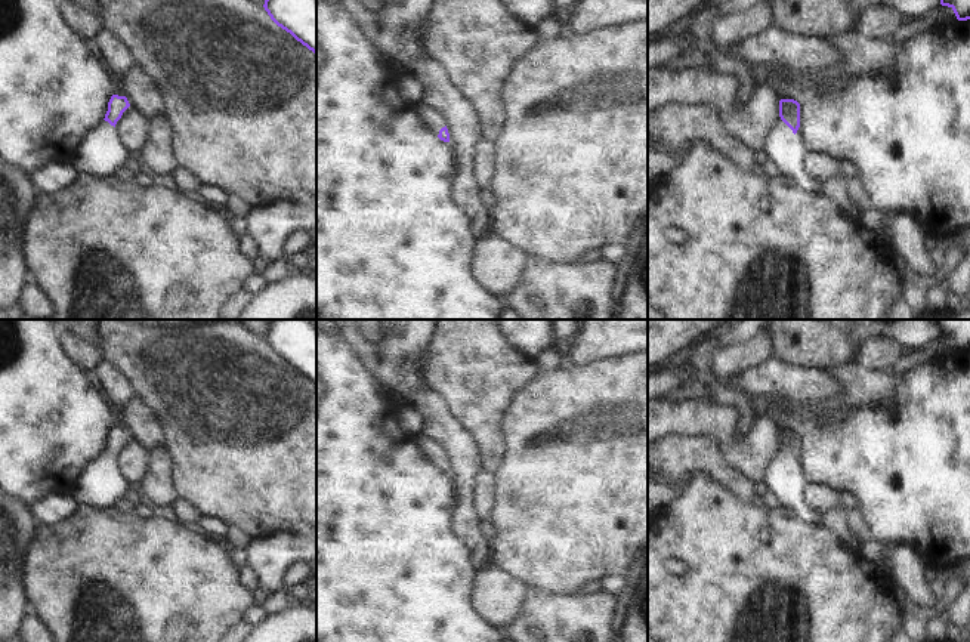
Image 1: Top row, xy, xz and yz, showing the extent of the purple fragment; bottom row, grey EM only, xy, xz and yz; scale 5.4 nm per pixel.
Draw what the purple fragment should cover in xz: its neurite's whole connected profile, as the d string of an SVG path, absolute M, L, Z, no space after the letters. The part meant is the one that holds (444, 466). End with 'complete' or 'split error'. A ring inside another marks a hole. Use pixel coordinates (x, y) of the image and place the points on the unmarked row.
M421 435L417 436L417 441L418 448L423 451L424 457L433 464L436 464L441 472L450 473L450 464L442 448L436 442Z; split error

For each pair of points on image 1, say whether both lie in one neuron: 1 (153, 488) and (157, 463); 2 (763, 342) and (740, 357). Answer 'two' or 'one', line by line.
1: one
2: one

